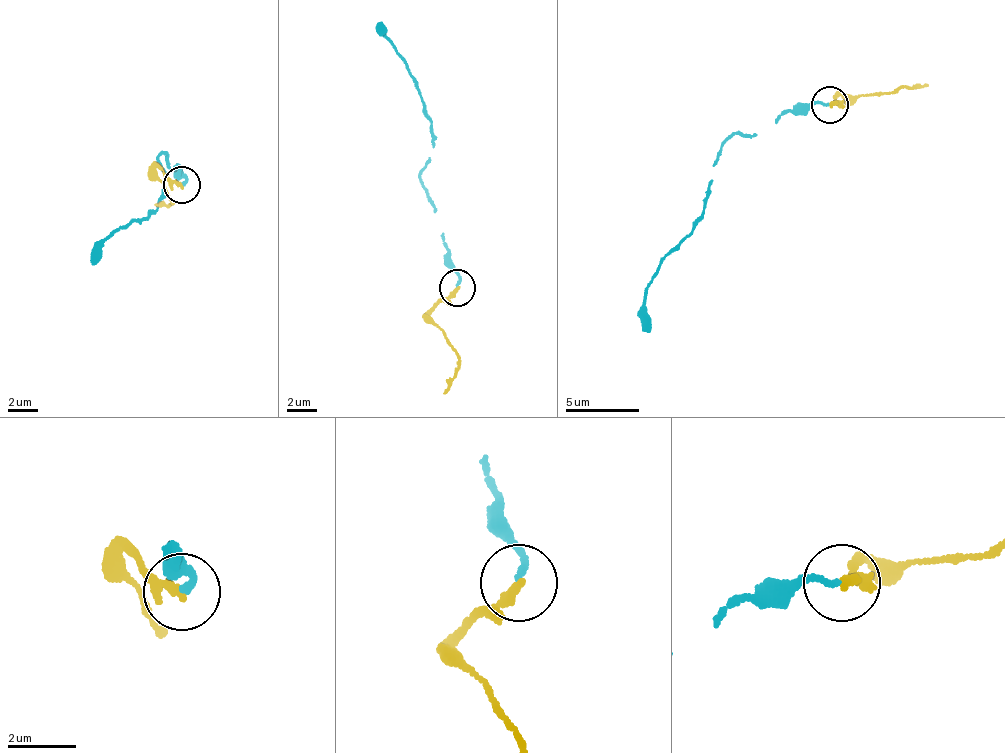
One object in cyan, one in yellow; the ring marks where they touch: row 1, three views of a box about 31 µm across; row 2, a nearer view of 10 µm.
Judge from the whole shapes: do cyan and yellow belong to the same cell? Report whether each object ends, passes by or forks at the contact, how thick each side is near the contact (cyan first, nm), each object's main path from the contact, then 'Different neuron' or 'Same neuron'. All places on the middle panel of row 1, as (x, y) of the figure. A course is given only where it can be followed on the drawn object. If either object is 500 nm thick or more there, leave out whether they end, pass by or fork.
At the ring cyan ends. At the ring yellow ends. Thickness 160 nm (cyan) against 240 nm. Course of cyan: (458, 286), (444, 231), (419, 175), (433, 144), (433, 121), (385, 26), (379, 28). Course of yellow: (458, 286), (430, 315), (456, 356), (455, 377), (442, 393). Same neuron

